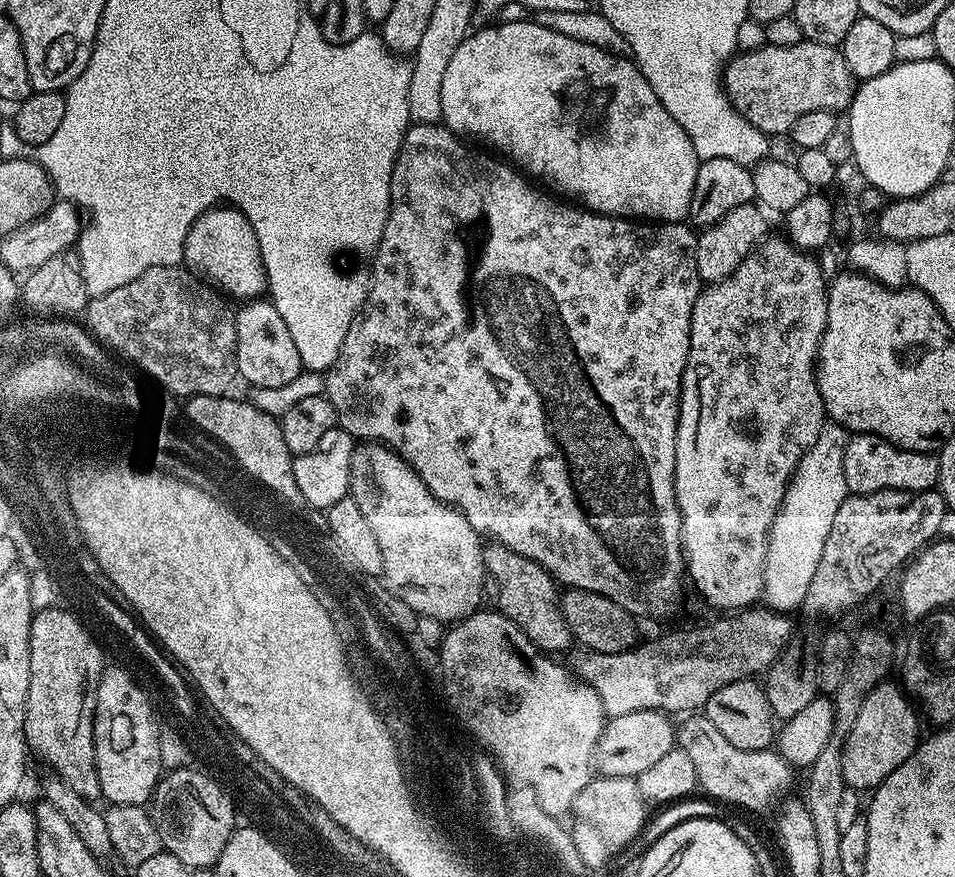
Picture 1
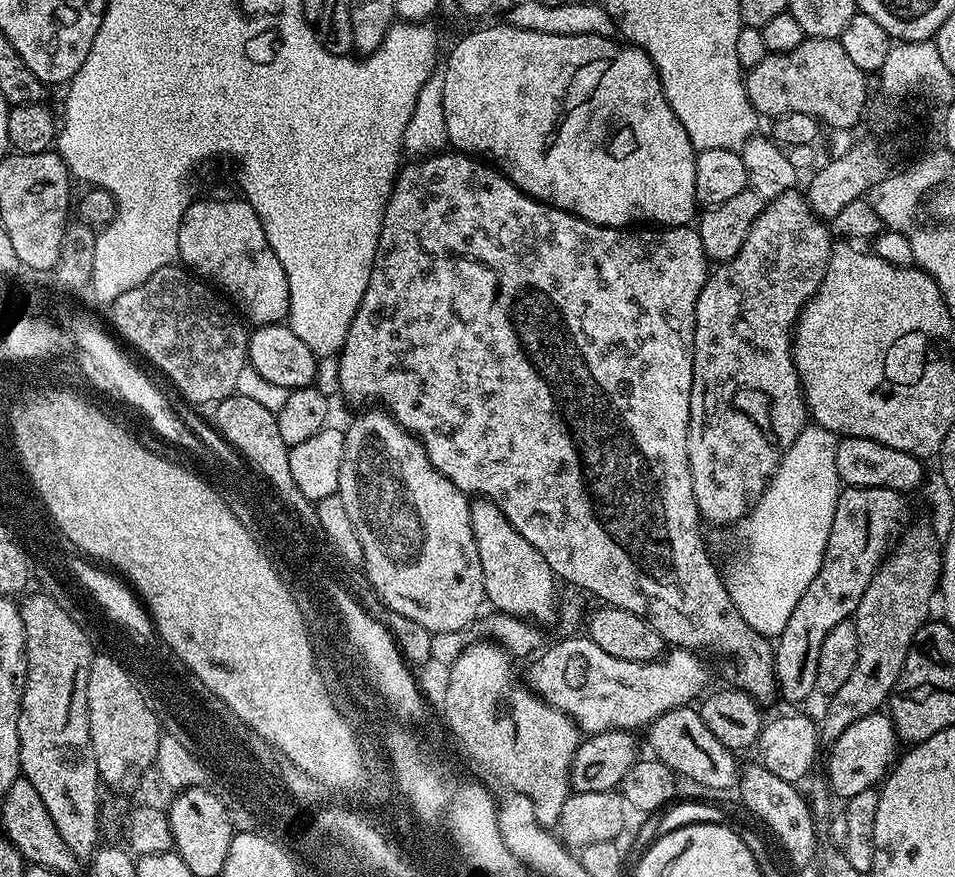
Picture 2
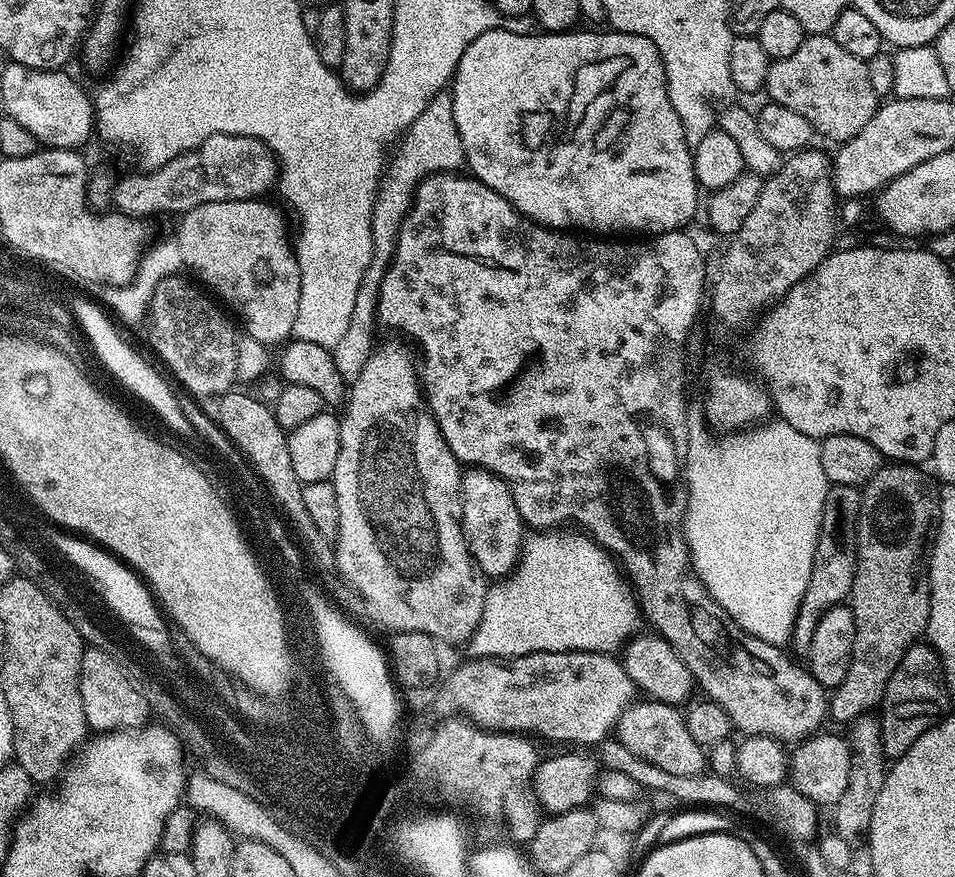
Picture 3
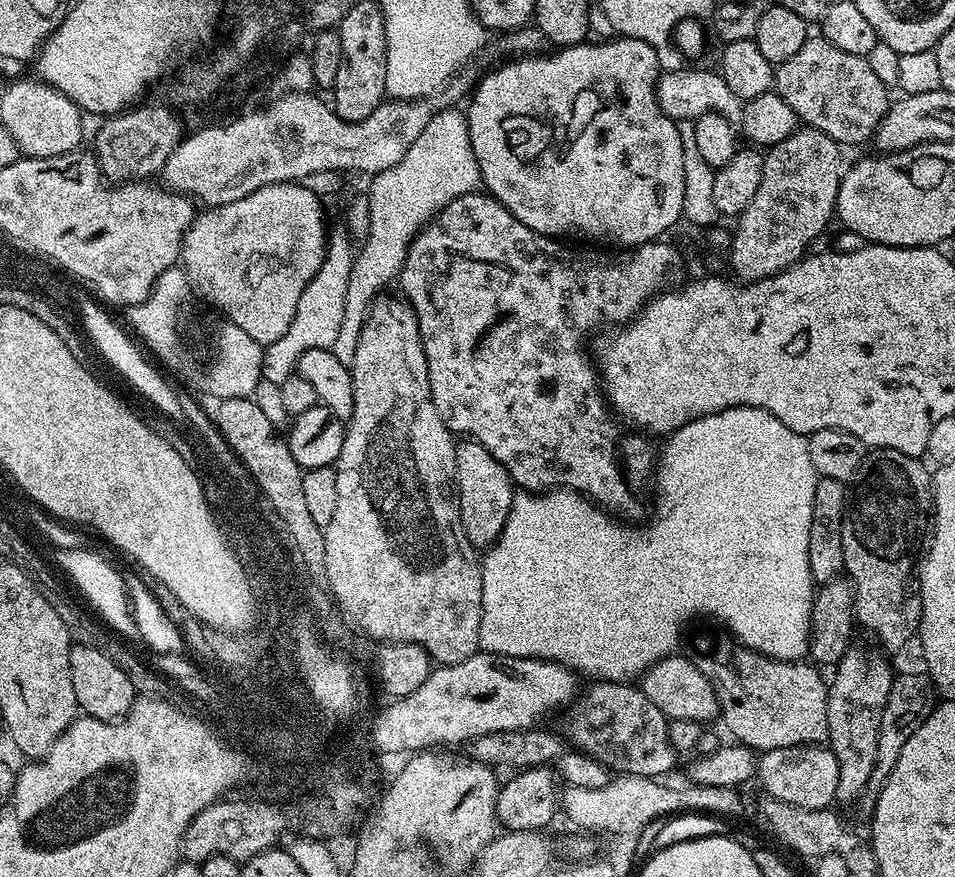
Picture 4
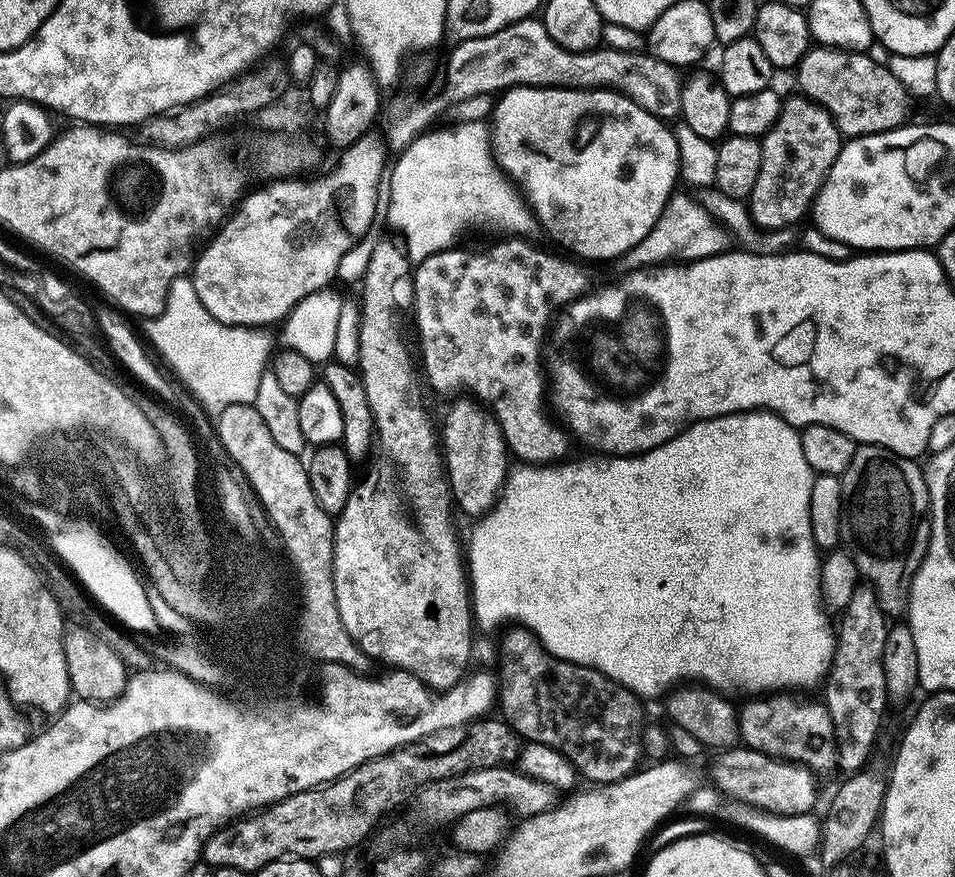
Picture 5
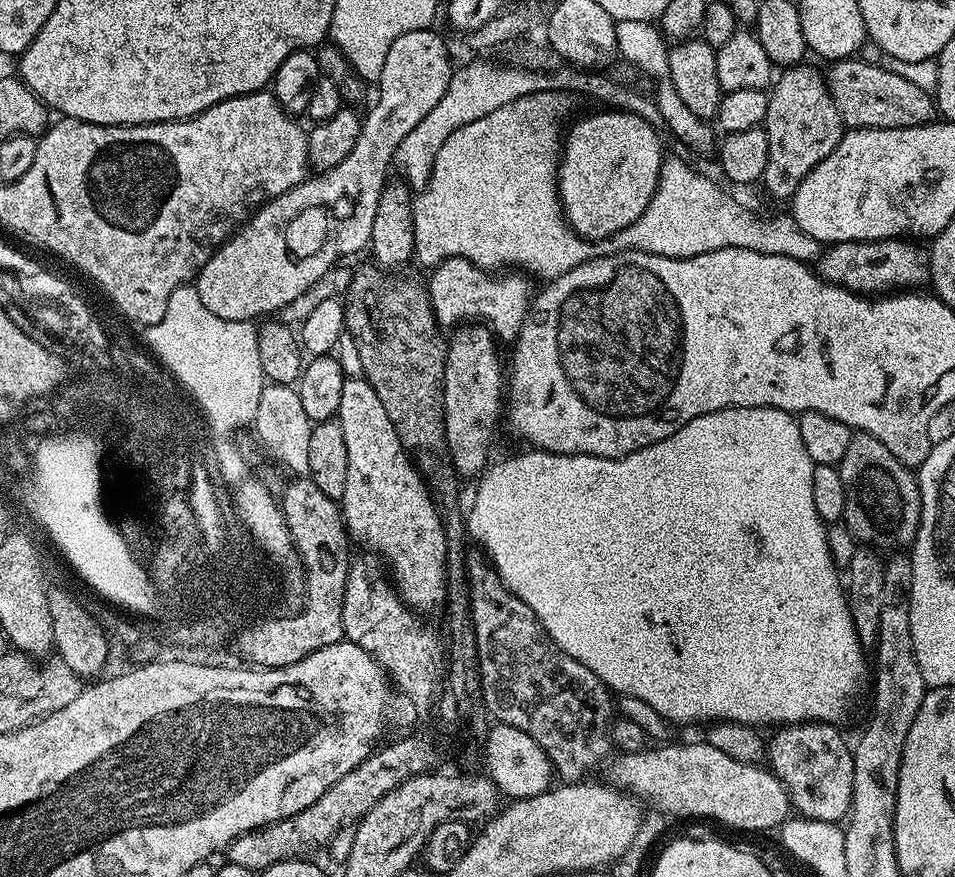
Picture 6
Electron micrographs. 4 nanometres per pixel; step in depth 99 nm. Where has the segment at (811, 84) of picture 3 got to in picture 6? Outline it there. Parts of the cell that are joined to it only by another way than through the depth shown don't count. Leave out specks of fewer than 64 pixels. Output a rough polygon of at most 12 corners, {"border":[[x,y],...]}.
{"border":[[861,58],[827,69],[849,129],[931,124],[921,90]]}

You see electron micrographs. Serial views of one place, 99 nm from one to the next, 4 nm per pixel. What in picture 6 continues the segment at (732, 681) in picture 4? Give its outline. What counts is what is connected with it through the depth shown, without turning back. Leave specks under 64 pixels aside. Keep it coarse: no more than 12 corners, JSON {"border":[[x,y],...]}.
{"border":[[786,724],[770,771],[806,820],[852,810],[854,758],[836,724]]}

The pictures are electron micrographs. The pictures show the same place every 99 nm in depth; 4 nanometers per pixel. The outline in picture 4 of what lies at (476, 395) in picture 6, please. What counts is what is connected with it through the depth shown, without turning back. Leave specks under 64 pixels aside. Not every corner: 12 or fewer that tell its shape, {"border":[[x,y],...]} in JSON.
{"border":[[474,439],[456,446],[460,524],[472,547],[499,540],[510,474]]}

